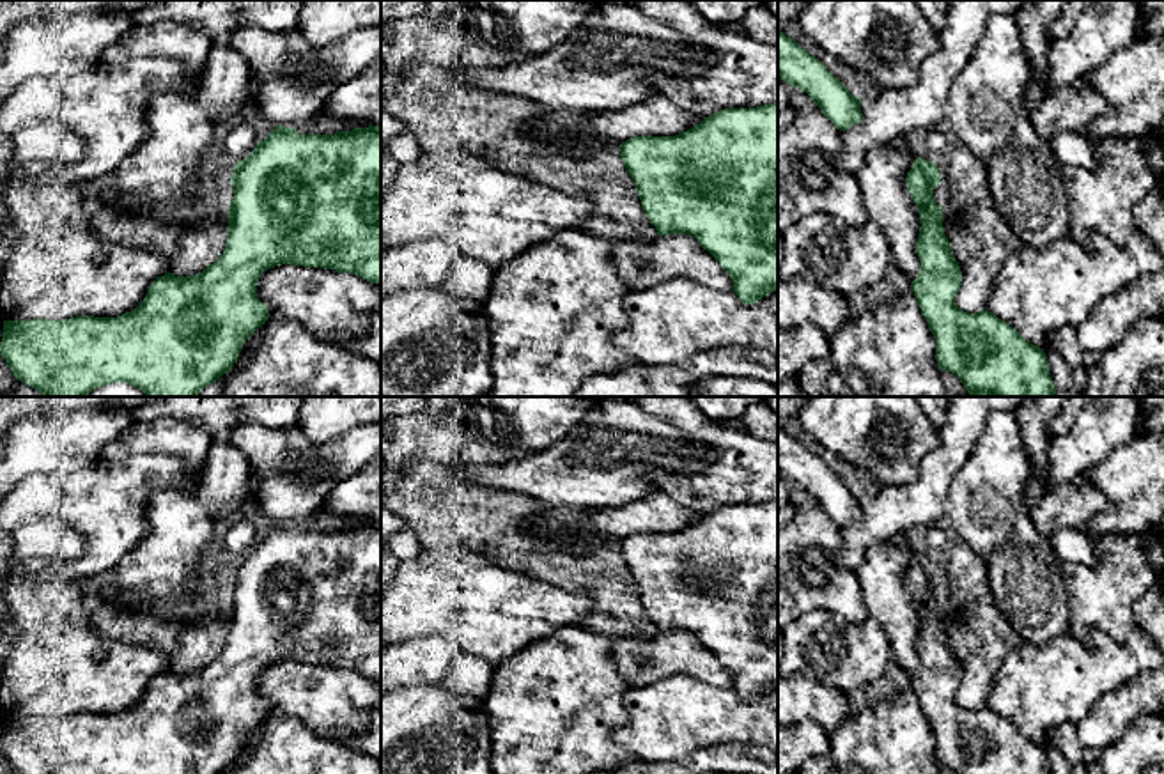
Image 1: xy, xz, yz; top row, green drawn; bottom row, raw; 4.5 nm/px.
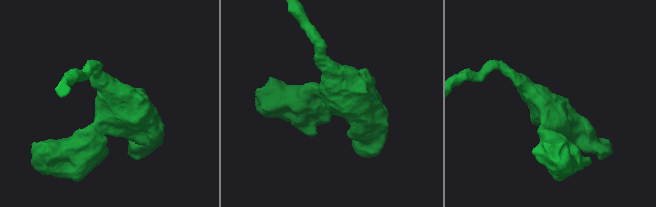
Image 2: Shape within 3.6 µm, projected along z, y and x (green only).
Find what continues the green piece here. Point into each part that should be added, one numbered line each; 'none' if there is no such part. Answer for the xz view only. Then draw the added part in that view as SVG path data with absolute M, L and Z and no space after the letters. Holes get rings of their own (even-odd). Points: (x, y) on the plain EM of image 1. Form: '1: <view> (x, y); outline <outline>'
none

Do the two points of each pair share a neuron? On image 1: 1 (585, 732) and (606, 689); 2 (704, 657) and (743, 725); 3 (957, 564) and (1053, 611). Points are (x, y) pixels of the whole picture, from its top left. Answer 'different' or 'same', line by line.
1: same
2: different
3: different

